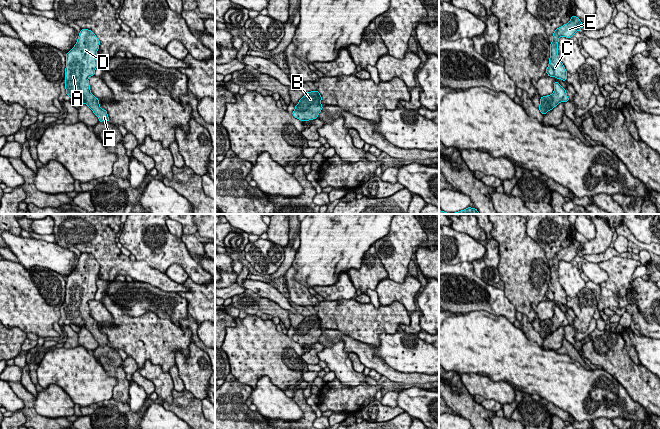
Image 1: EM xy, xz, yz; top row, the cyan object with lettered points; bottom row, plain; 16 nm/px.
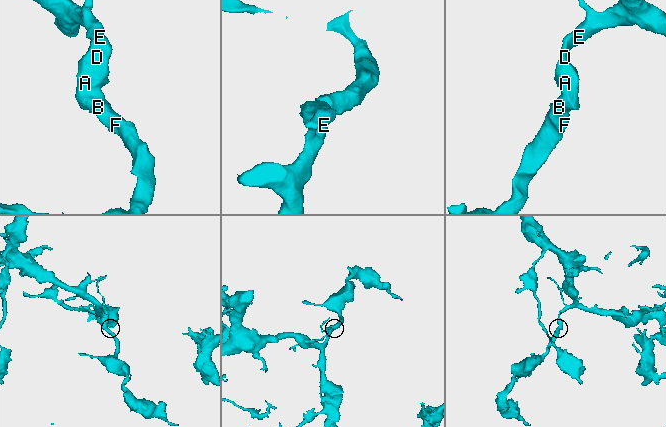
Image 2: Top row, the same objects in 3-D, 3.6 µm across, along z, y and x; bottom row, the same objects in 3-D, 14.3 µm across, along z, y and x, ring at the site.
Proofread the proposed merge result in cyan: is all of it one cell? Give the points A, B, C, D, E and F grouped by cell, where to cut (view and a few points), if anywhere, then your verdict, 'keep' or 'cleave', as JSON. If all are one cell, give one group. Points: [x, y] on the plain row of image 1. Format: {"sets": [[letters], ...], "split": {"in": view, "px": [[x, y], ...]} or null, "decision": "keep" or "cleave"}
{"sets": [["A", "B", "C", "D", "E", "F"]], "split": null, "decision": "keep"}

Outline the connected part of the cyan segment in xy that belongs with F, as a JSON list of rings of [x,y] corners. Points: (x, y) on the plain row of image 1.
[[[81,253],[73,273],[66,278],[66,319],[79,328],[85,327],[98,341],[99,346],[109,345],[107,335],[99,329],[99,323],[90,315],[88,302],[94,300],[97,292],[97,275],[100,265],[88,253]]]

